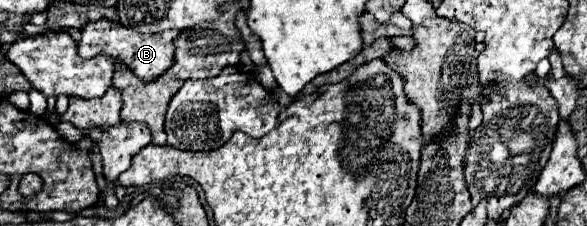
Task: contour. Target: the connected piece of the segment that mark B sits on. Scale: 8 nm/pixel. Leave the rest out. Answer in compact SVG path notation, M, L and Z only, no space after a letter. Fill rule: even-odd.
M98 20L82 28L82 40L78 42L80 56L112 56L114 60L126 64L142 82L154 82L174 64L174 40L180 32L164 30L160 34L140 34L136 30L124 28L122 24L114 24L108 20Z

